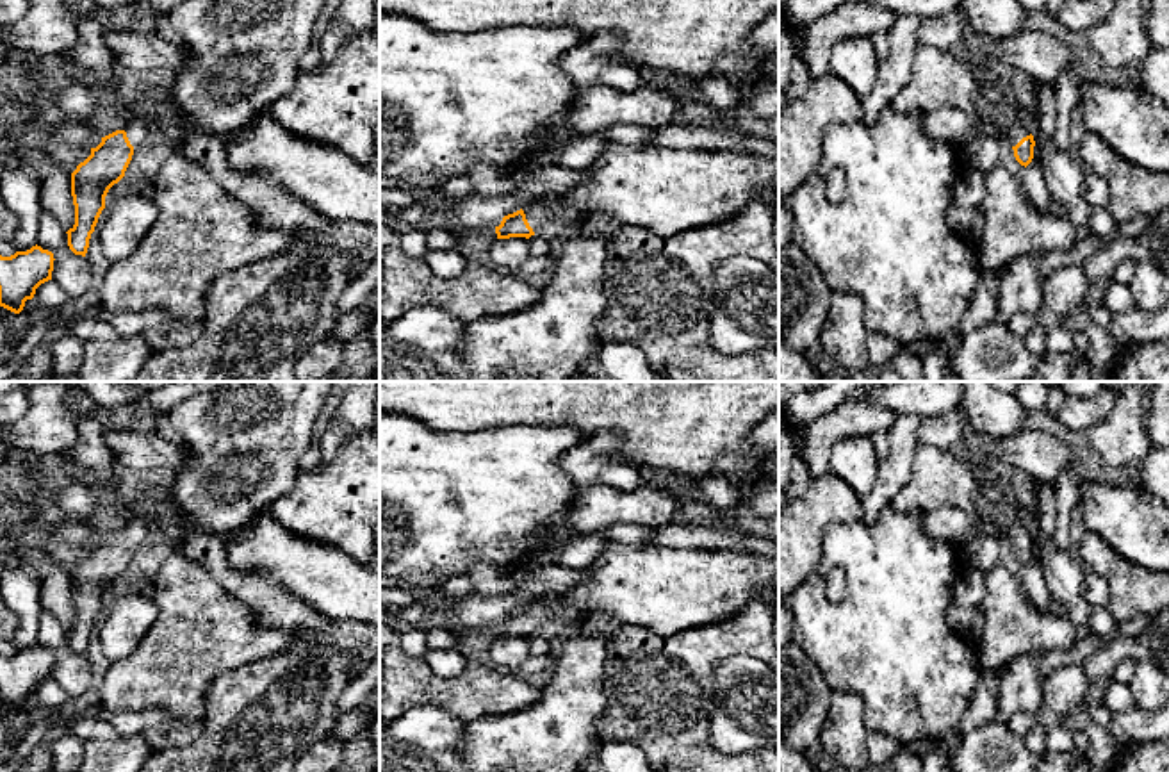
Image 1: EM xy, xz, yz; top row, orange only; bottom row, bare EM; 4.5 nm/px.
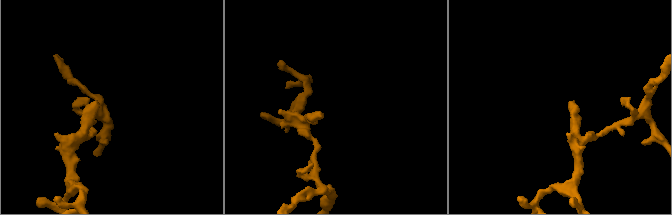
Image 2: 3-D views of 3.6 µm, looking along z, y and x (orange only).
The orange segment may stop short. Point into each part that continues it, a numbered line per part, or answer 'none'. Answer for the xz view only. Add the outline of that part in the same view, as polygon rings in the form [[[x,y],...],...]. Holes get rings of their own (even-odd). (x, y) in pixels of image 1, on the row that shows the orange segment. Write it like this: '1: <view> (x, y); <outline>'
1: xz (662, 189); [[[609,141],[602,146],[602,152],[588,166],[588,173],[576,187],[563,196],[536,198],[522,210],[535,234],[549,232],[560,212],[574,209],[581,216],[611,214],[624,225],[668,237],[683,230],[731,219],[750,200],[777,193],[779,157],[743,150],[633,148]]]

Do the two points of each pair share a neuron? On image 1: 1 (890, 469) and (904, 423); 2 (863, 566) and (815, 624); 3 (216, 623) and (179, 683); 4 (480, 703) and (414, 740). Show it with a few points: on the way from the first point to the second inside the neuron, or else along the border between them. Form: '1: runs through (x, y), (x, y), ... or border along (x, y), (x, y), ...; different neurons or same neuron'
1: runs through (895, 459), (895, 448), (904, 434); same neuron
2: runs through (858, 587), (858, 607), (842, 623), (836, 623); same neuron
3: runs through (202, 637), (179, 660), (179, 669); same neuron
4: border along (414, 706), (439, 706), (465, 724); different neurons

